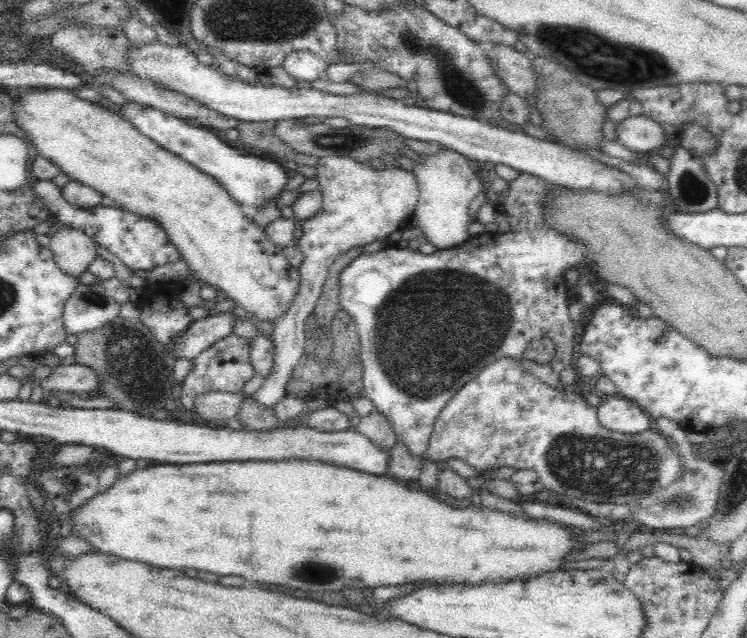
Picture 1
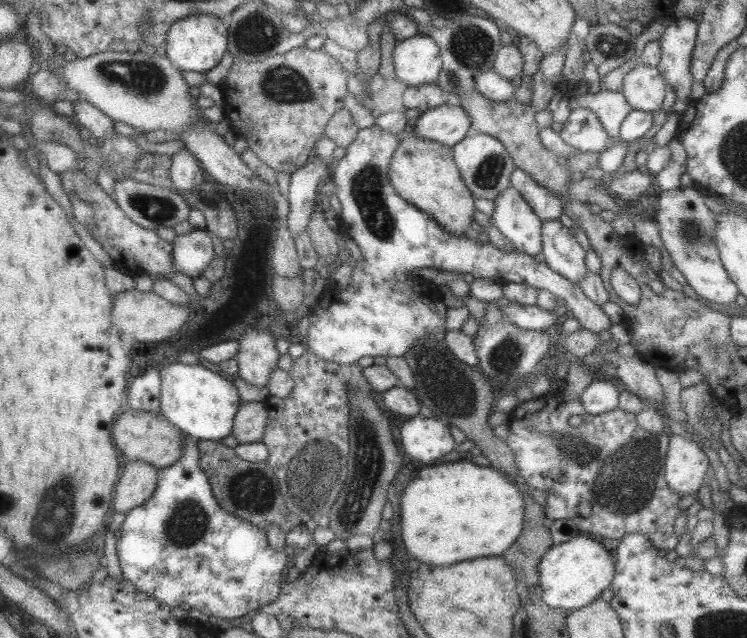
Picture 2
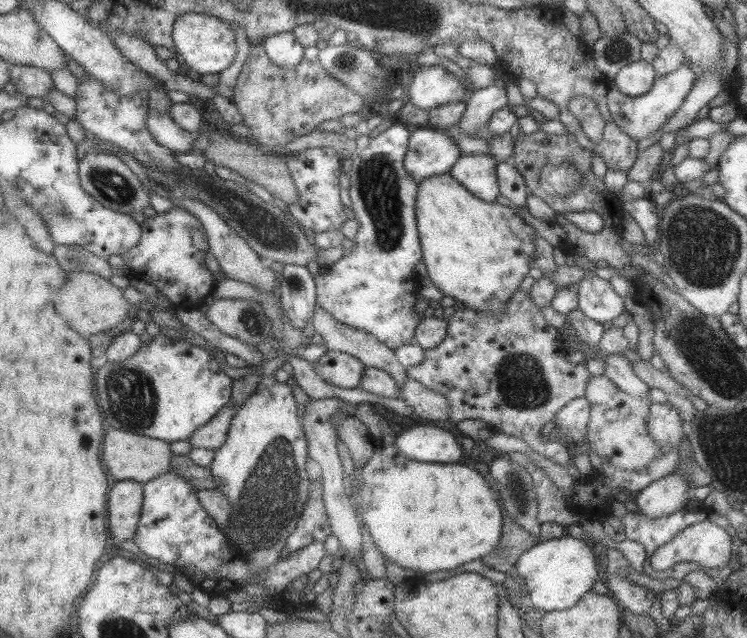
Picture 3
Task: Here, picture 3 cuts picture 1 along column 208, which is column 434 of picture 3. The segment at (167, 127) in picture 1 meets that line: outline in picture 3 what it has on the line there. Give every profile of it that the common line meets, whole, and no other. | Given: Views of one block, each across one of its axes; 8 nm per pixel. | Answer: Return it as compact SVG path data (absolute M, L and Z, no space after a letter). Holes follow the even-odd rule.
M420 126L412 132L404 160L404 169L418 183L434 175L450 173L462 150L442 130Z

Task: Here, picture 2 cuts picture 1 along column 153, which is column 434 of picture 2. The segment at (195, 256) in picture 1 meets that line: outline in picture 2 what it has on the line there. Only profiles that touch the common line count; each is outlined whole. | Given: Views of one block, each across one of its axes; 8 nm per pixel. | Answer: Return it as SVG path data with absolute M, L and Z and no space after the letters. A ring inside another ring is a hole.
M414 132L401 134L400 138L390 162L389 177L392 186L406 202L434 217L438 225L449 234L464 236L474 221L476 198L461 177L452 148L425 140Z

